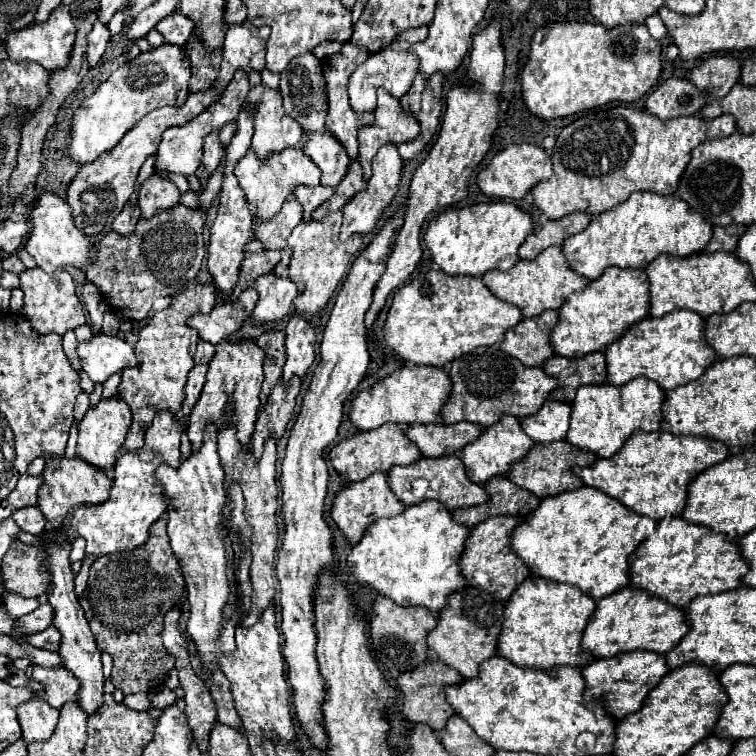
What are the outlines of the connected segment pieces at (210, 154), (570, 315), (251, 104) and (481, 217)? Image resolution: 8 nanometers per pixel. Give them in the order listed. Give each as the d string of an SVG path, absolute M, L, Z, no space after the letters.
M210 132L210 136L204 138L204 154L202 154L202 164L206 166L208 172L216 170L222 154L224 152L222 152L222 146L218 142L218 132Z
M610 266L600 278L588 282L582 292L572 292L558 310L558 324L550 332L554 354L564 358L578 358L590 352L604 350L622 332L648 316L646 312L646 274L634 268Z
M256 84L250 88L244 108L252 108L252 124L254 124L254 136L252 136L252 148L258 152L258 156L266 158L268 152L278 152L286 146L294 146L302 140L302 128L300 124L286 116L282 108L282 94L266 84Z
M512 202L448 208L434 216L424 234L432 260L450 276L480 276L488 270L508 270L518 260L518 246L532 232L532 220Z

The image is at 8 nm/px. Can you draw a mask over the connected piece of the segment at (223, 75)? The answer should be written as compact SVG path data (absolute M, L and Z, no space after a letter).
M250 22L228 26L220 74L212 86L214 92L222 92L226 88L236 68L242 68L246 72L250 70L260 72L264 68L264 52L266 52L268 34L270 34L270 28L266 26L258 28Z

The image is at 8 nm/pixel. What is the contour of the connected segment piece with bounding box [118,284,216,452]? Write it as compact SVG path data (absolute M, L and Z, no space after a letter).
M198 284L190 290L184 290L176 298L172 298L170 306L166 310L156 312L150 318L150 322L140 330L138 342L134 346L138 364L134 368L122 370L122 382L118 386L118 396L130 406L130 412L132 412L132 426L122 444L124 450L136 452L138 448L142 448L144 432L152 424L152 418L156 412L168 410L176 414L182 408L186 374L194 366L194 352L198 342L198 332L194 328L188 328L186 320L192 314L210 312L214 304L216 304L214 286Z

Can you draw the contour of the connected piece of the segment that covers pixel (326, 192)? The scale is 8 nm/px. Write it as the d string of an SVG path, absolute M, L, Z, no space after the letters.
M300 184L300 186L296 186L294 194L304 208L304 216L308 218L322 202L326 202L334 194L334 188L332 186L322 186L322 184L318 184L318 186Z

